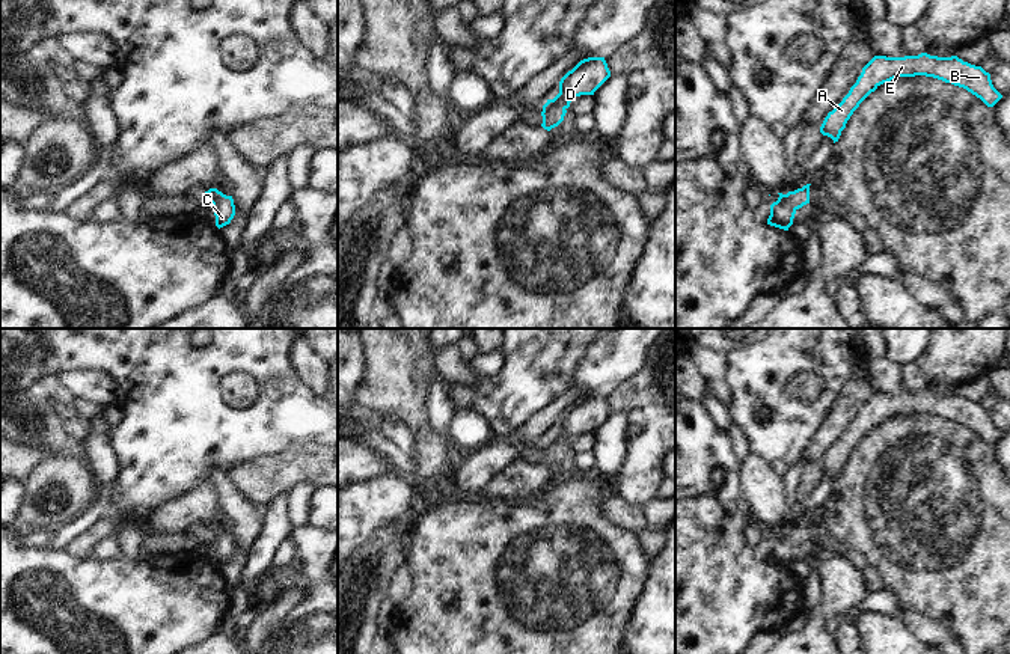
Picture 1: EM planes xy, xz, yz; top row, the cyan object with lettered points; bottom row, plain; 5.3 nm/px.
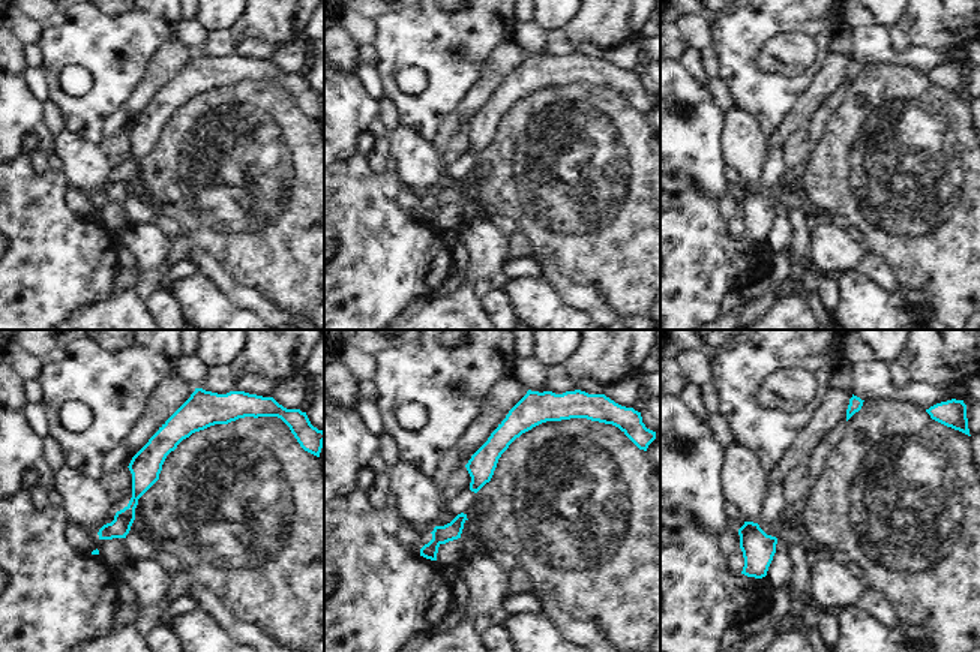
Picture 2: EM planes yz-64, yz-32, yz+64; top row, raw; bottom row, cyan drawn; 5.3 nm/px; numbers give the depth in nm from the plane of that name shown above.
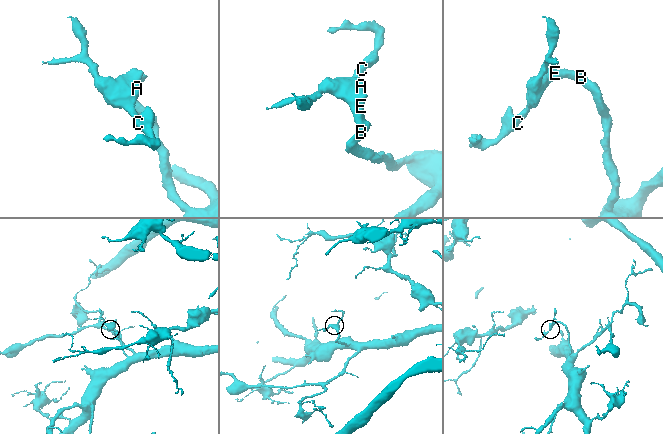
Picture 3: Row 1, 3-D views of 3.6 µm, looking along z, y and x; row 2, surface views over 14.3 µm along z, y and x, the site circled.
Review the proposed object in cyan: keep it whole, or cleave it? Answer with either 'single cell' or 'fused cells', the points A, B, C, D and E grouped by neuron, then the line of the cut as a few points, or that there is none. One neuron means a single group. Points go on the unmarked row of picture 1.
single cell; groups A B C D E; cut none

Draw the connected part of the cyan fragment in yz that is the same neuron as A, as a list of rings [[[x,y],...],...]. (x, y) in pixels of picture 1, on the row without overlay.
[[[927,390],[904,395],[874,393],[843,439],[828,451],[820,470],[838,479],[841,469],[859,442],[880,422],[897,414],[926,413],[963,425],[987,445],[993,445],[1002,432],[993,425],[990,411],[981,404],[963,399],[957,393],[938,395]]]

